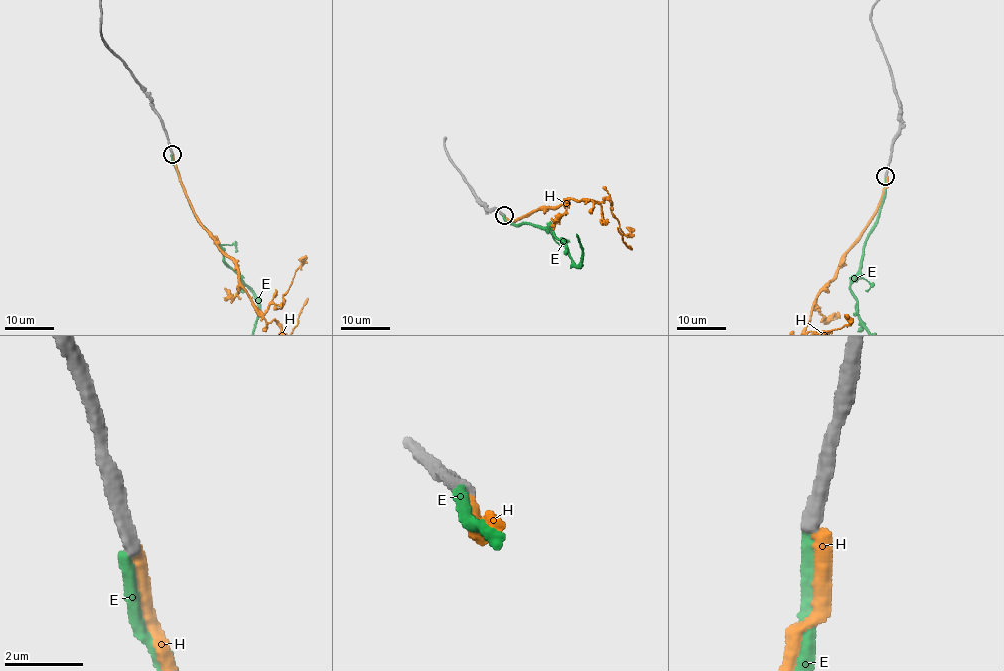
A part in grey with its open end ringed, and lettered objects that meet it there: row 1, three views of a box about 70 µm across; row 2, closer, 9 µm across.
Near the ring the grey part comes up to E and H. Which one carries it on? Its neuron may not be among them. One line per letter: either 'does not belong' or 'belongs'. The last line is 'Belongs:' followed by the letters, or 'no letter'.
E: does not belong
H: does not belong
Belongs: no letter

